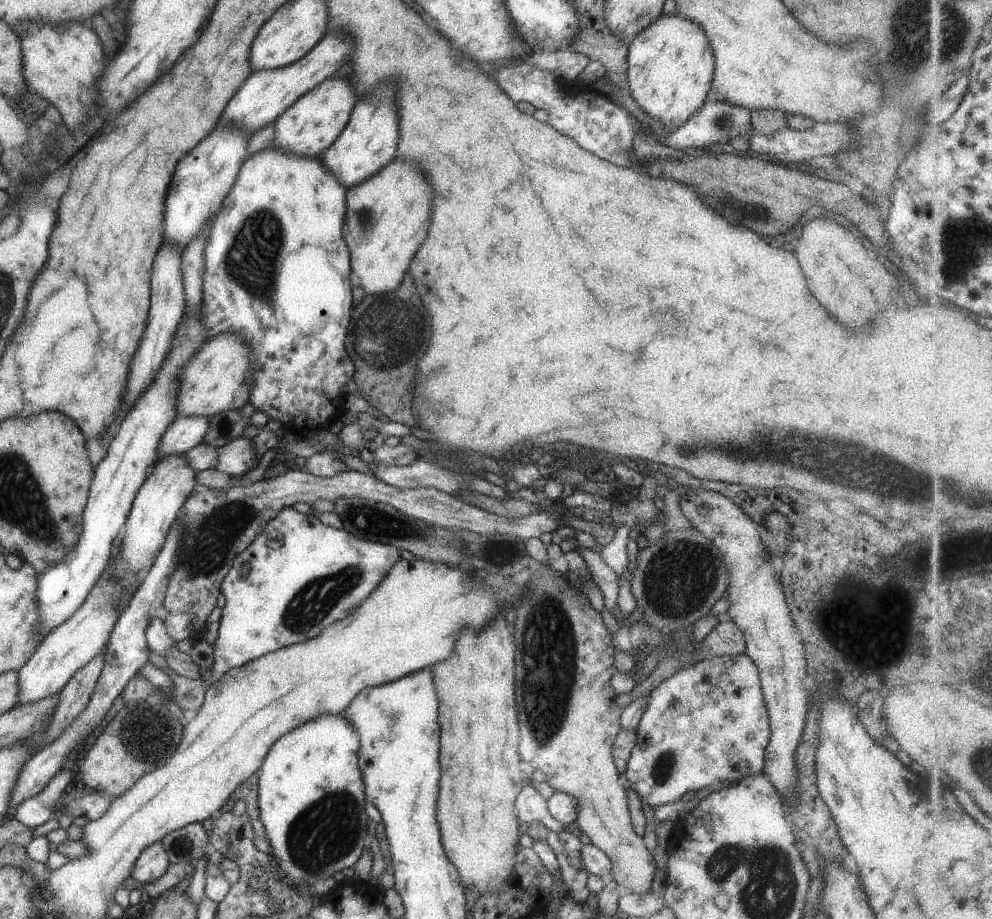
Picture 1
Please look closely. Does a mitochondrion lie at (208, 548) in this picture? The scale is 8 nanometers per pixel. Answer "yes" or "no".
yes

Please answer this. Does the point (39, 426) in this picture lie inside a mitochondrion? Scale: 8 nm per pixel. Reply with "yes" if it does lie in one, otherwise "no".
no

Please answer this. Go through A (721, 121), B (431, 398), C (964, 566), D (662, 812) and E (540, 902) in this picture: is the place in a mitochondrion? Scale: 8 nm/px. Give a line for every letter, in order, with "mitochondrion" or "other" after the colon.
A: mitochondrion
B: other
C: other
D: other
E: other

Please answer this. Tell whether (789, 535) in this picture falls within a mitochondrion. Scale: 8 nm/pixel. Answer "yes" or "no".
no

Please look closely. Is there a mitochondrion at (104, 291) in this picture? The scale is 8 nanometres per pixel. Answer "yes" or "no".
no

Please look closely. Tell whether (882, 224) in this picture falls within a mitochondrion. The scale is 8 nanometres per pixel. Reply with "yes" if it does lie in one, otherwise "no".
no

